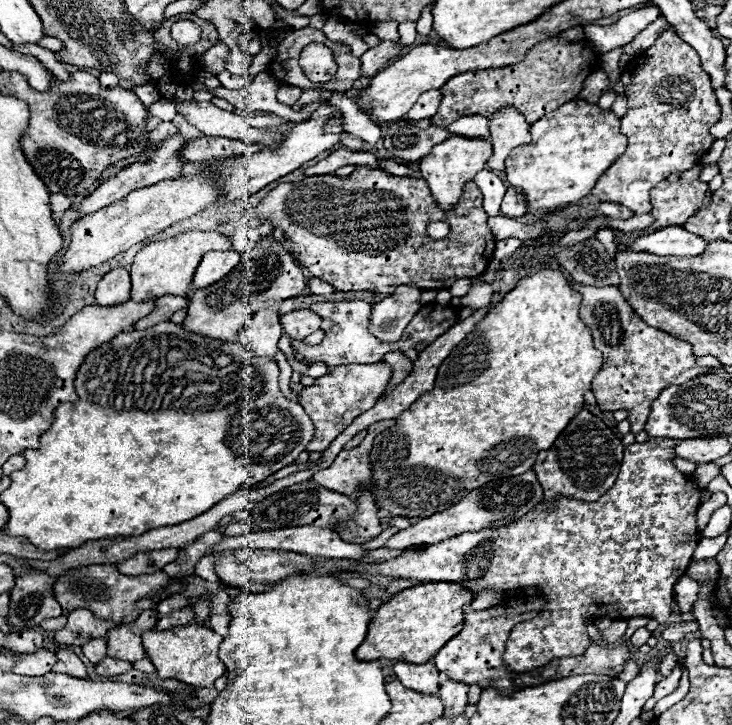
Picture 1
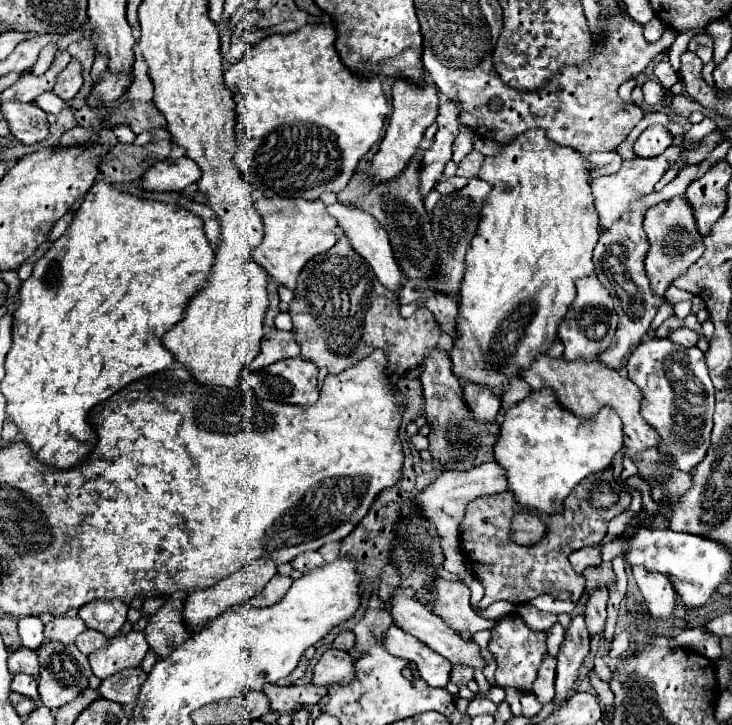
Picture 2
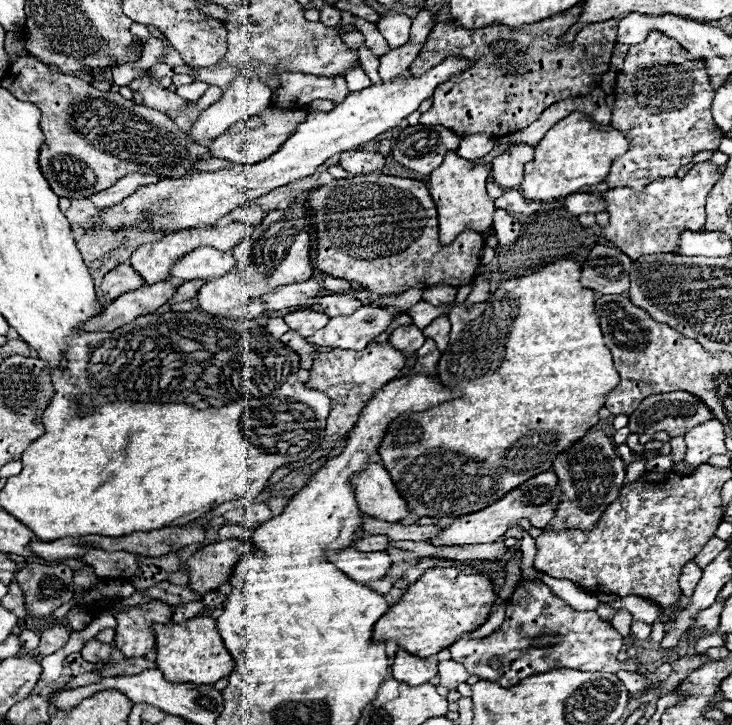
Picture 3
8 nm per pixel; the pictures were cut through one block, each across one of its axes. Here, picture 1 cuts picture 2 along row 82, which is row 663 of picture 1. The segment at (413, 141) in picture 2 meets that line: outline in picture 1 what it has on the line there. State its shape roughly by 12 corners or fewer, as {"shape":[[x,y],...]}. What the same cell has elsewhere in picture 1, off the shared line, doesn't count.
{"shape":[[394,662],[410,690],[436,694],[440,672],[432,662]]}

